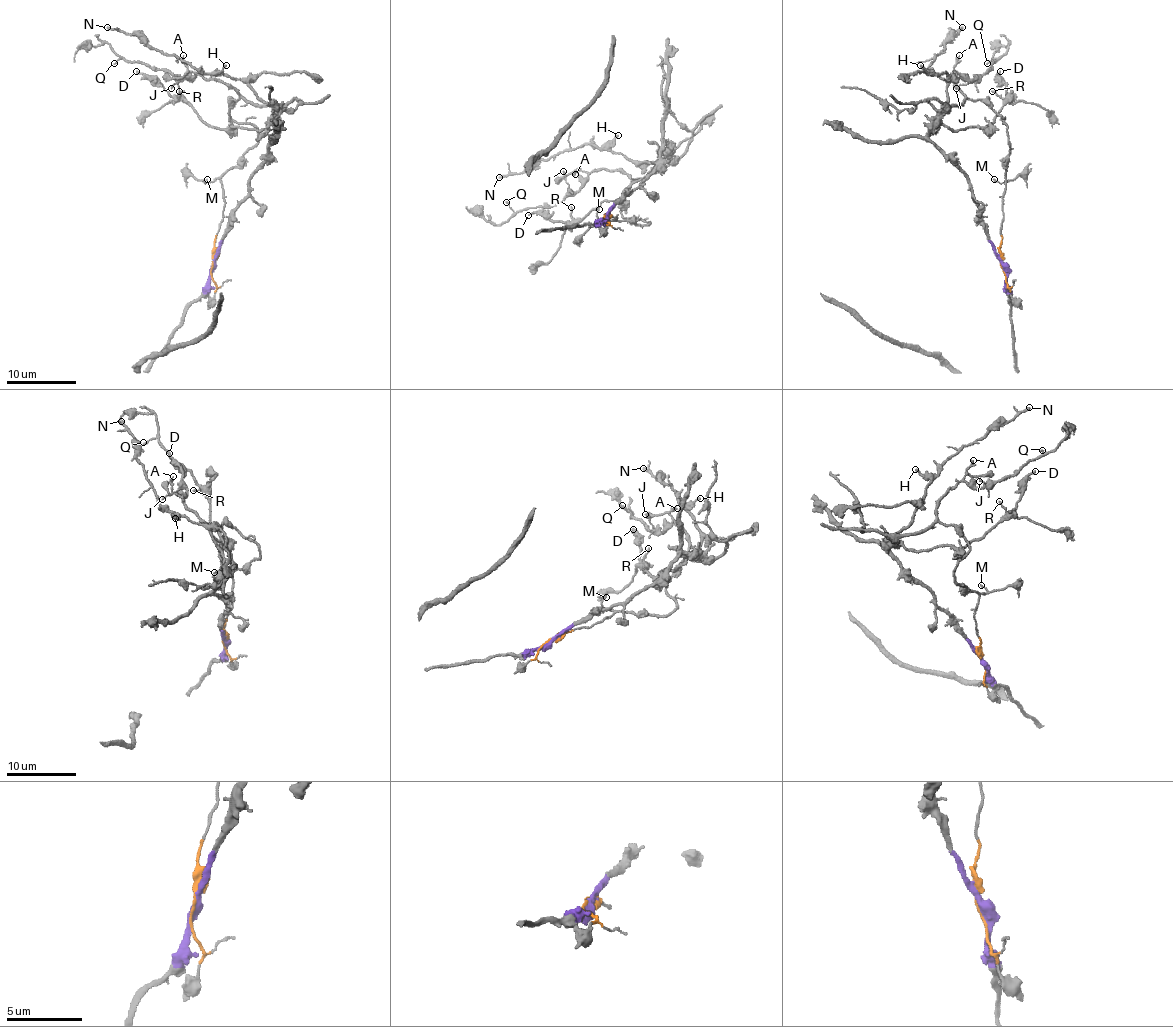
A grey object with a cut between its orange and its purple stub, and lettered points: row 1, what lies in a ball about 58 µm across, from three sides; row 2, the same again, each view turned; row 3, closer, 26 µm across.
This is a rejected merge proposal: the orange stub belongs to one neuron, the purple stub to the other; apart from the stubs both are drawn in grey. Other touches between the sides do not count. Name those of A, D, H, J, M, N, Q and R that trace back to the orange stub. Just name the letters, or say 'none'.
A, J, M, Q

